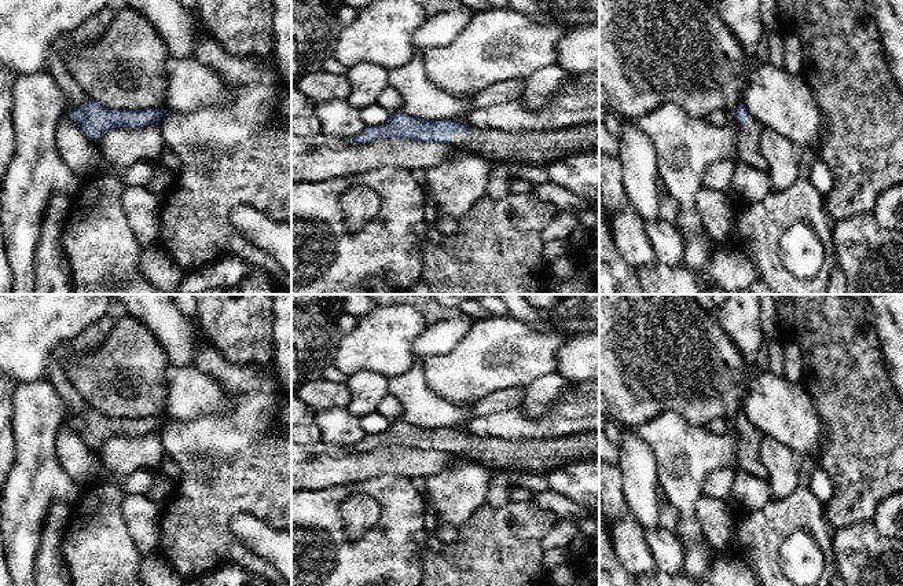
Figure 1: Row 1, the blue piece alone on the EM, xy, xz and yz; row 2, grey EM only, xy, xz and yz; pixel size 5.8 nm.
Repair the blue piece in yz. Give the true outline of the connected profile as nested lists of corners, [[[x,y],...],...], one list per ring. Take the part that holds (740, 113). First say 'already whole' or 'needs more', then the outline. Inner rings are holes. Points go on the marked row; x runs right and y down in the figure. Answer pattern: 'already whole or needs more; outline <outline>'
needs more; outline [[[742,105],[733,111],[737,120],[738,132],[738,161],[745,162],[756,169],[767,171],[766,158],[759,150],[760,132],[763,125],[752,117]]]

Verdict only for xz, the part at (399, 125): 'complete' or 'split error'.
split error

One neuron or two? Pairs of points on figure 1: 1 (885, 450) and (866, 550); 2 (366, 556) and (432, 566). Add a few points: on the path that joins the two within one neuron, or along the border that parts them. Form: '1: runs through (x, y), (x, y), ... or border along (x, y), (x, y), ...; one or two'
1: border along (872, 519), (863, 519), (840, 527); two
2: border along (426, 546), (419, 552), (421, 568), (424, 571); two

